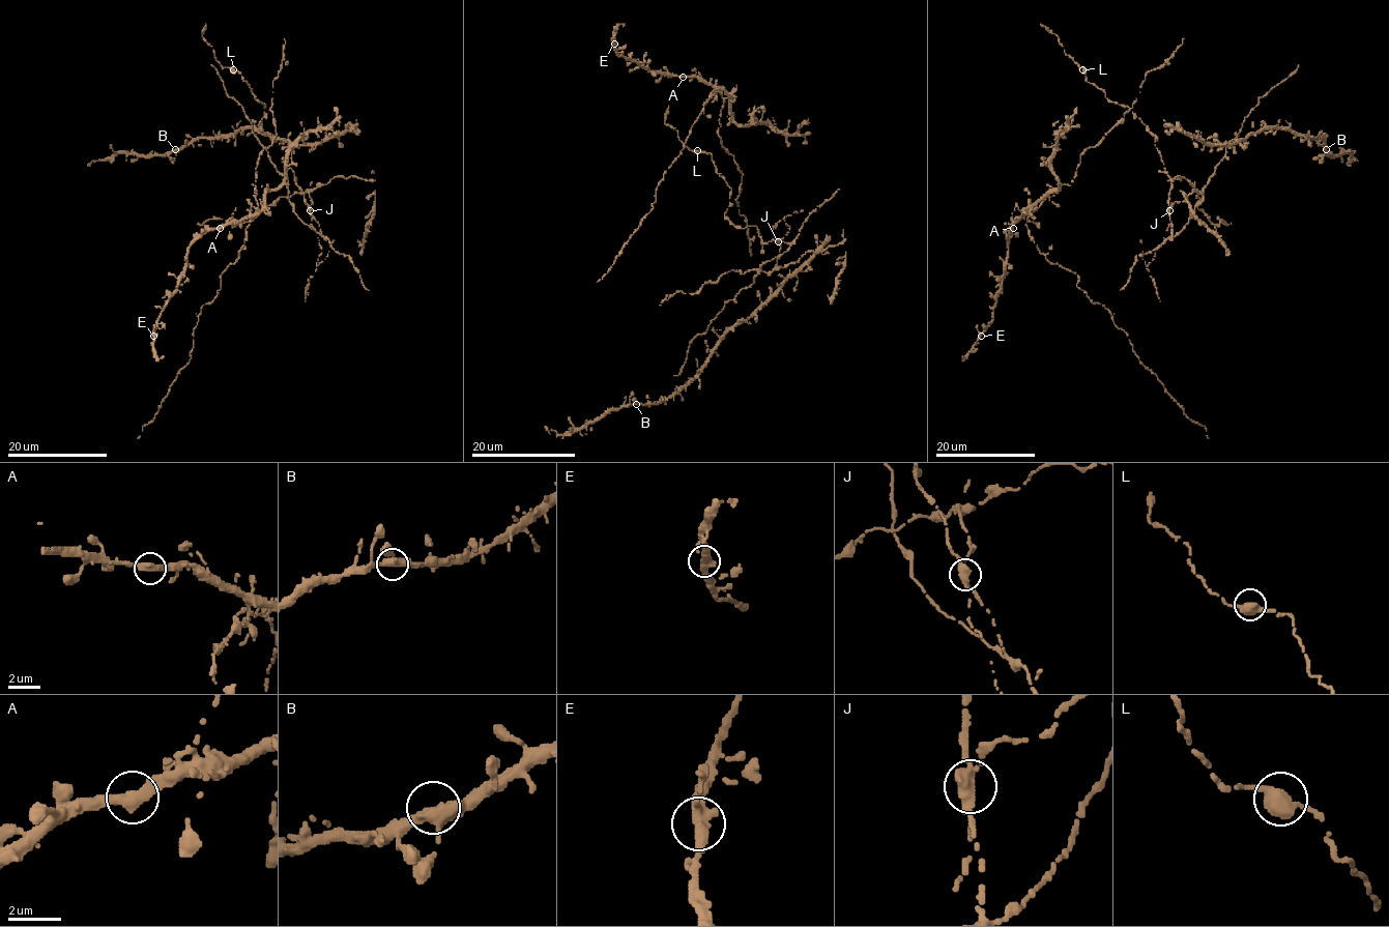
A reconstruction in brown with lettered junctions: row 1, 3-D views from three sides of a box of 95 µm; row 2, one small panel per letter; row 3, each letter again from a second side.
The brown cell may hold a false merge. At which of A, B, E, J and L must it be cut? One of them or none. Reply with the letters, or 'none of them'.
J

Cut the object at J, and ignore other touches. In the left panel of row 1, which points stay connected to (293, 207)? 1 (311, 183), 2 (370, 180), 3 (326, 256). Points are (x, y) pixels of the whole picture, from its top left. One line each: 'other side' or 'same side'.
1: other side
2: other side
3: other side

